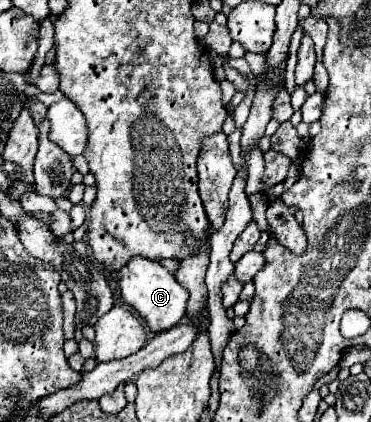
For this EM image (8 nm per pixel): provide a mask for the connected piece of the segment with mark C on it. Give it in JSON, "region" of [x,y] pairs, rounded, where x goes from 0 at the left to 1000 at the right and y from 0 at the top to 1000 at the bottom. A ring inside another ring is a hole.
{"region":[[[353,611],[353,621],[321,645],[321,678],[332,711],[380,744],[402,782],[418,791],[466,777],[499,749],[509,692],[429,621],[407,621],[396,611]]]}

